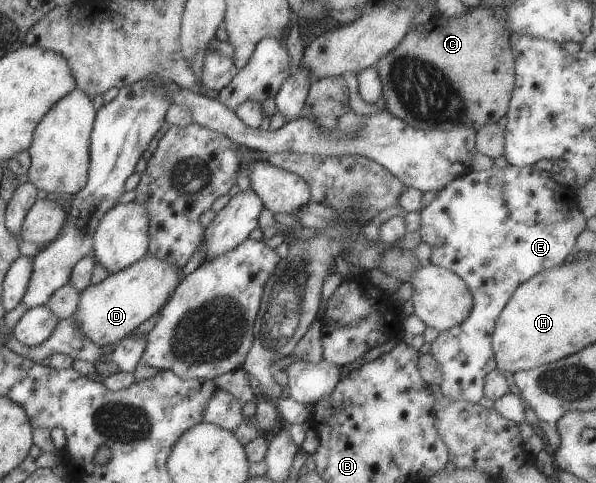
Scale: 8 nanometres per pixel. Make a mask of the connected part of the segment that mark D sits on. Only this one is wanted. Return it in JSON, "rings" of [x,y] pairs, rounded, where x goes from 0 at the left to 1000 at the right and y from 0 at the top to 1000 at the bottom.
{"rings":[[[247,526],[223,549],[185,565],[164,588],[151,588],[133,613],[131,634],[121,652],[134,687],[144,694],[164,720],[191,710],[218,694],[279,629],[279,619],[299,592],[304,555],[277,538]]]}

